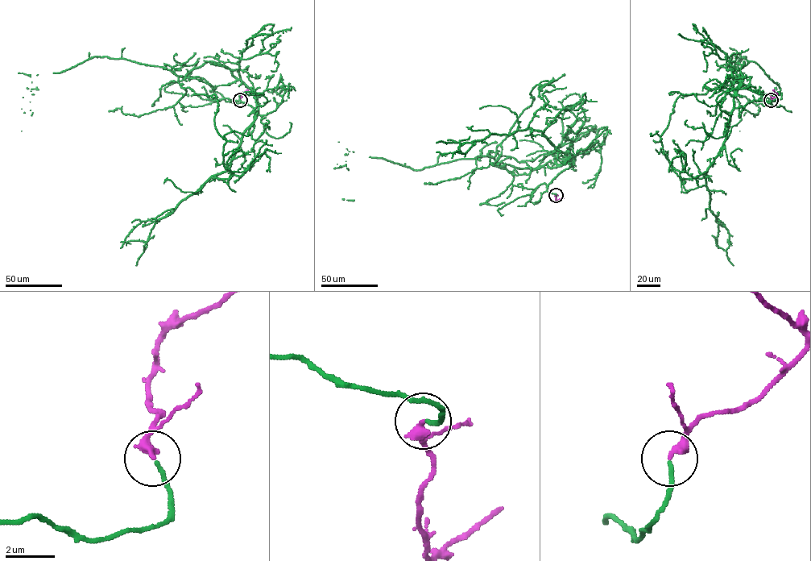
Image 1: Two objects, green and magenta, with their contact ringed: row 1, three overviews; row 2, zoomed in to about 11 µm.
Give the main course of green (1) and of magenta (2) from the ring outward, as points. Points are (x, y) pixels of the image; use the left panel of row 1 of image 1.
1: (240, 100), (230, 101), (258, 108), (254, 92), (217, 63), (183, 76), (95, 56), (31, 82), (22, 130)
2: (240, 100), (240, 94), (248, 89)

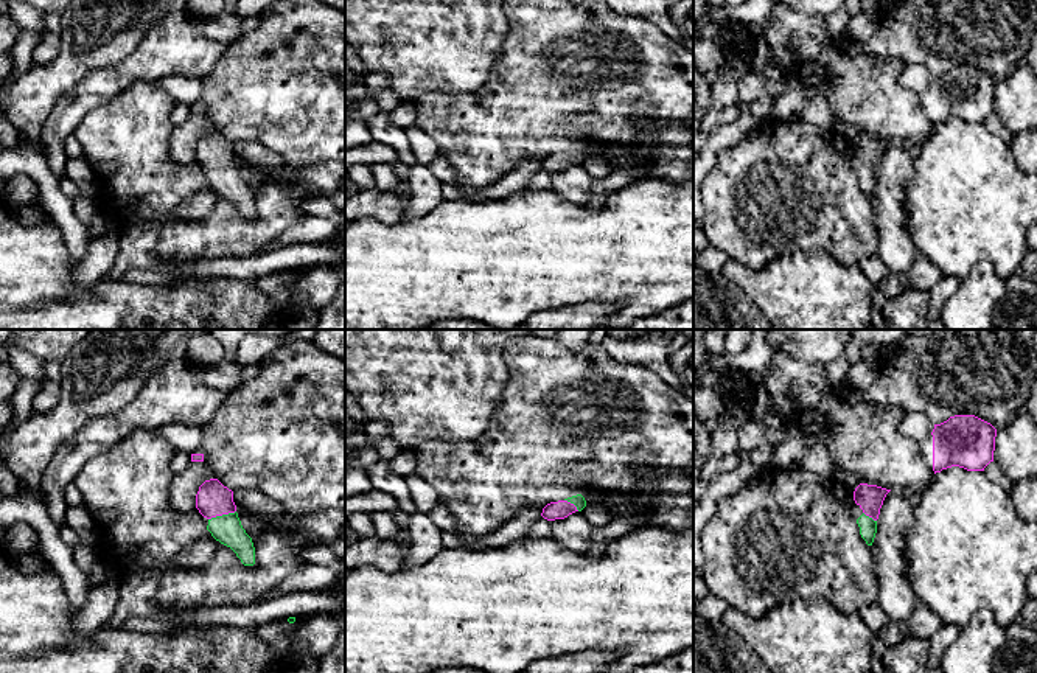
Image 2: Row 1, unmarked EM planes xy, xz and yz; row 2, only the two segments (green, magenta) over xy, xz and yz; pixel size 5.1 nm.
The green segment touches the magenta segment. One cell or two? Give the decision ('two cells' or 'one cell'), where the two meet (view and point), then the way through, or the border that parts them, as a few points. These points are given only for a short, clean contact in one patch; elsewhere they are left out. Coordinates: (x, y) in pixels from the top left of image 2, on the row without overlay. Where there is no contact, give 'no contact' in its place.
one cell | xy (223, 167) | across xy (227, 181), (223, 174), (223, 167), (213, 151)

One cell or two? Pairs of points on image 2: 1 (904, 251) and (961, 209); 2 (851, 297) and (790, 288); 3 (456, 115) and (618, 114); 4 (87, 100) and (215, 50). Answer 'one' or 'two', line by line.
1: two
2: one
3: one
4: one

